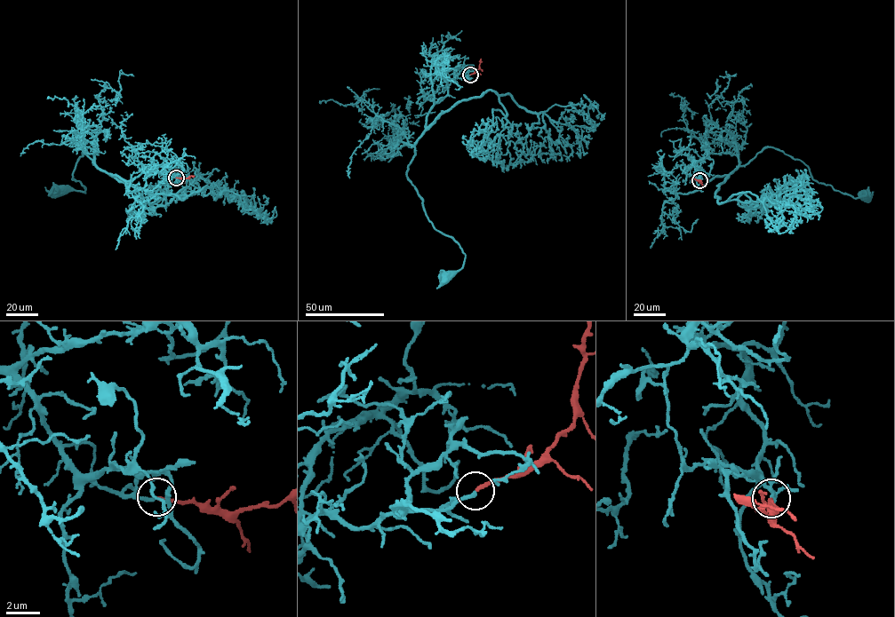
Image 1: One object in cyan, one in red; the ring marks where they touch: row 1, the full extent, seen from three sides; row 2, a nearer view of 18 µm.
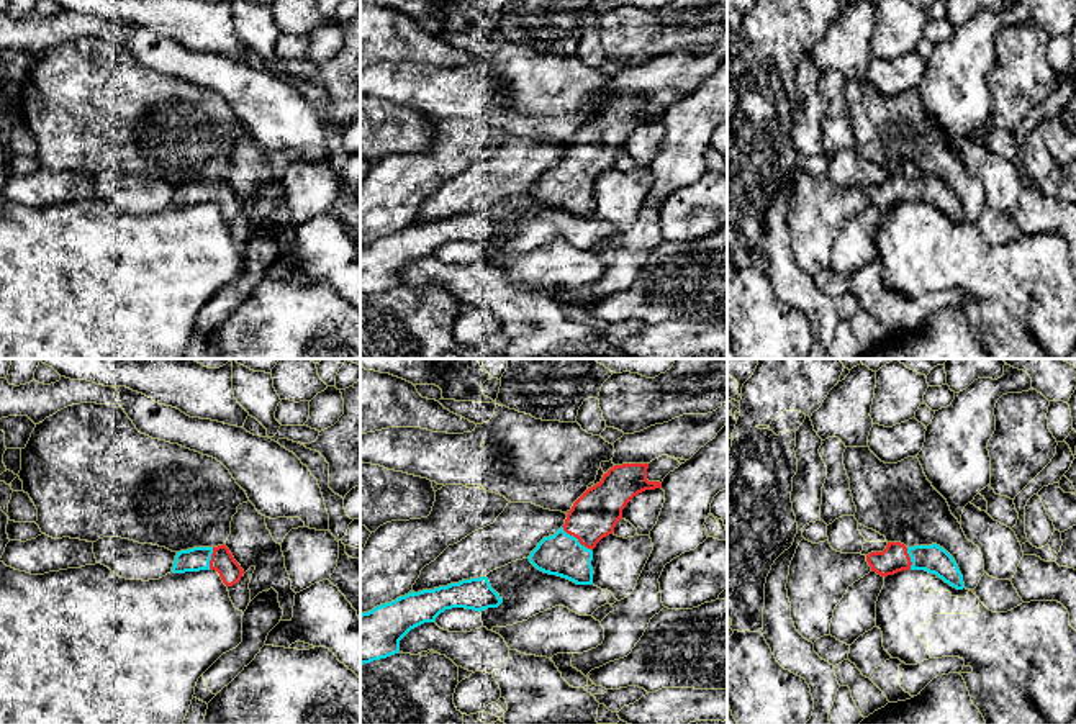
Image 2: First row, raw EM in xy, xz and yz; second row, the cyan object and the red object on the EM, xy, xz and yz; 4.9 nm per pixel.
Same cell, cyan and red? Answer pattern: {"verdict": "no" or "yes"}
{"verdict": "yes"}

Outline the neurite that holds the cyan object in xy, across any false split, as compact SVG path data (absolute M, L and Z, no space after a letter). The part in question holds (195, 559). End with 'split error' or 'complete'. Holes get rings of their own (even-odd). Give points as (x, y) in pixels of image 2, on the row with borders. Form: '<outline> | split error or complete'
M224 544L218 547L193 547L177 552L172 572L185 573L210 568L219 573L226 586L236 585L244 573Z | split error

